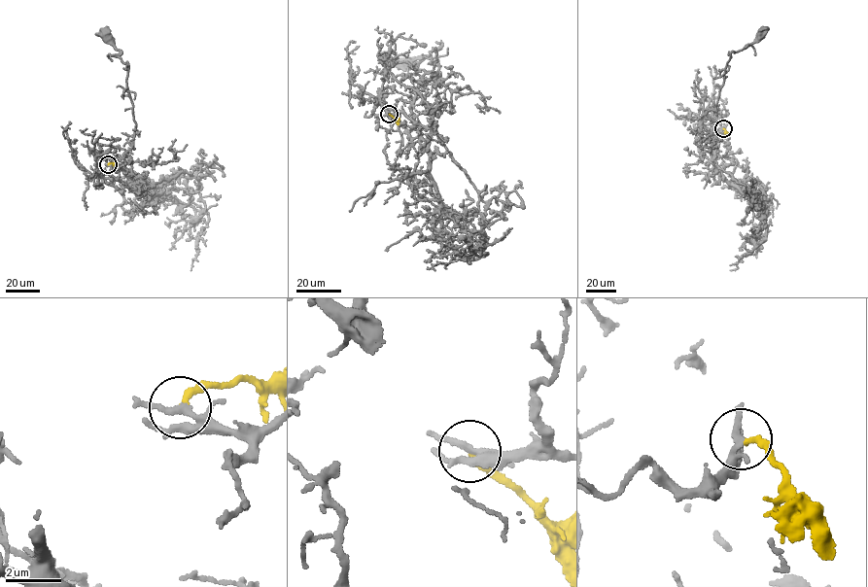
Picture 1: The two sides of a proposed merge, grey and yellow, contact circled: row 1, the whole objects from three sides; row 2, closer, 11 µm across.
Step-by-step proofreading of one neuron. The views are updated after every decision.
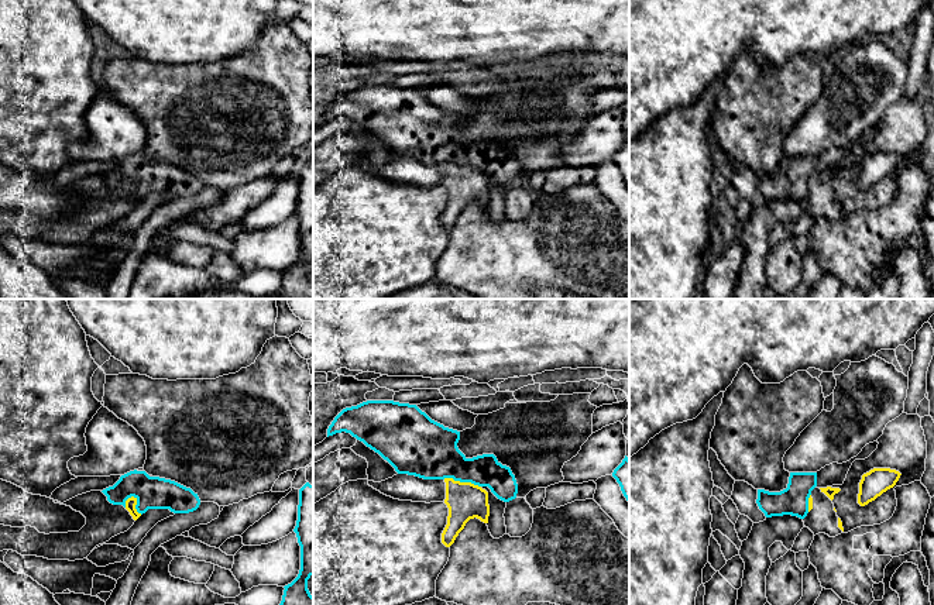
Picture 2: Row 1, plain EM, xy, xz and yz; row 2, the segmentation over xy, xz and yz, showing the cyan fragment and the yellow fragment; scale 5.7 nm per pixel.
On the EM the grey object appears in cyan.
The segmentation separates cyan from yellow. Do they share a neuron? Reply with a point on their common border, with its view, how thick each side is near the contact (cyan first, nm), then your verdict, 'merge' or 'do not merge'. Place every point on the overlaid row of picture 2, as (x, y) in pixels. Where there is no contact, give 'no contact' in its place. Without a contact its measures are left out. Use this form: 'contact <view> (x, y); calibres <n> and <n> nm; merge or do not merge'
contact xz (462, 481); calibres 320 and 220 nm; do not merge

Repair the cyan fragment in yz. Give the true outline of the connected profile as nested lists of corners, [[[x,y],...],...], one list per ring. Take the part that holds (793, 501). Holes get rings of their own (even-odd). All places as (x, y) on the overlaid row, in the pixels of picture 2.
[[[790,472],[786,489],[758,489],[756,503],[766,518],[792,515],[804,519],[808,513],[808,498],[815,487],[817,472]]]

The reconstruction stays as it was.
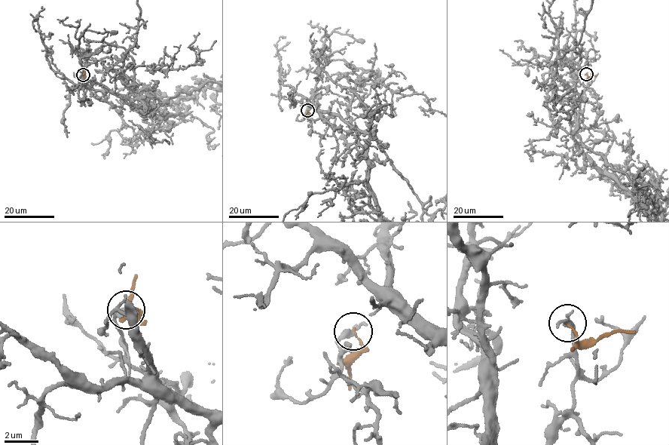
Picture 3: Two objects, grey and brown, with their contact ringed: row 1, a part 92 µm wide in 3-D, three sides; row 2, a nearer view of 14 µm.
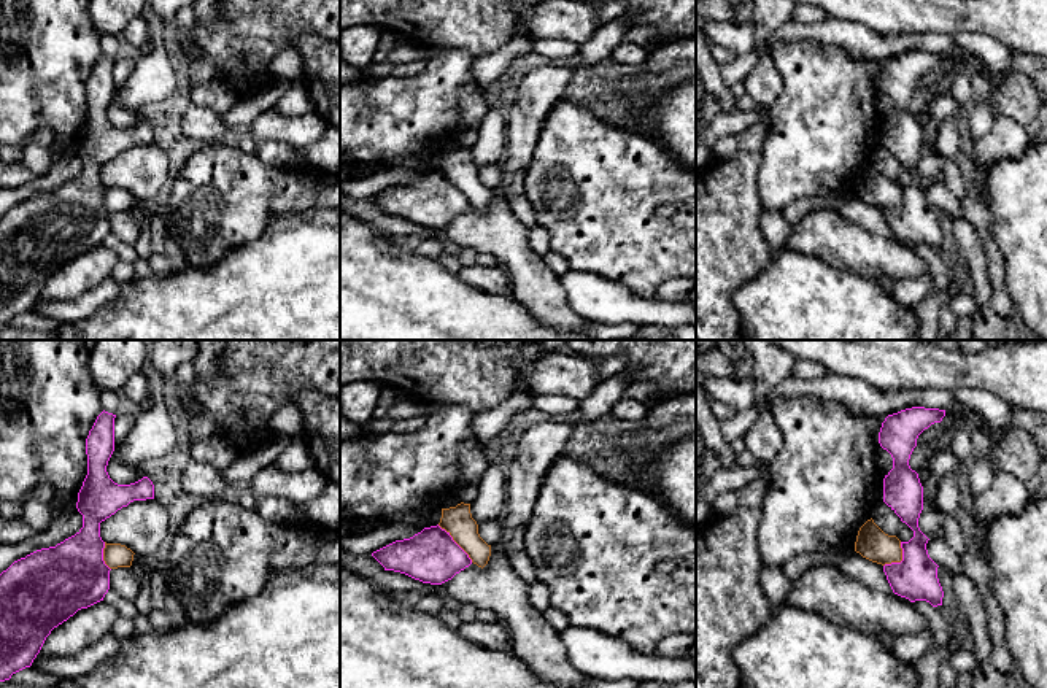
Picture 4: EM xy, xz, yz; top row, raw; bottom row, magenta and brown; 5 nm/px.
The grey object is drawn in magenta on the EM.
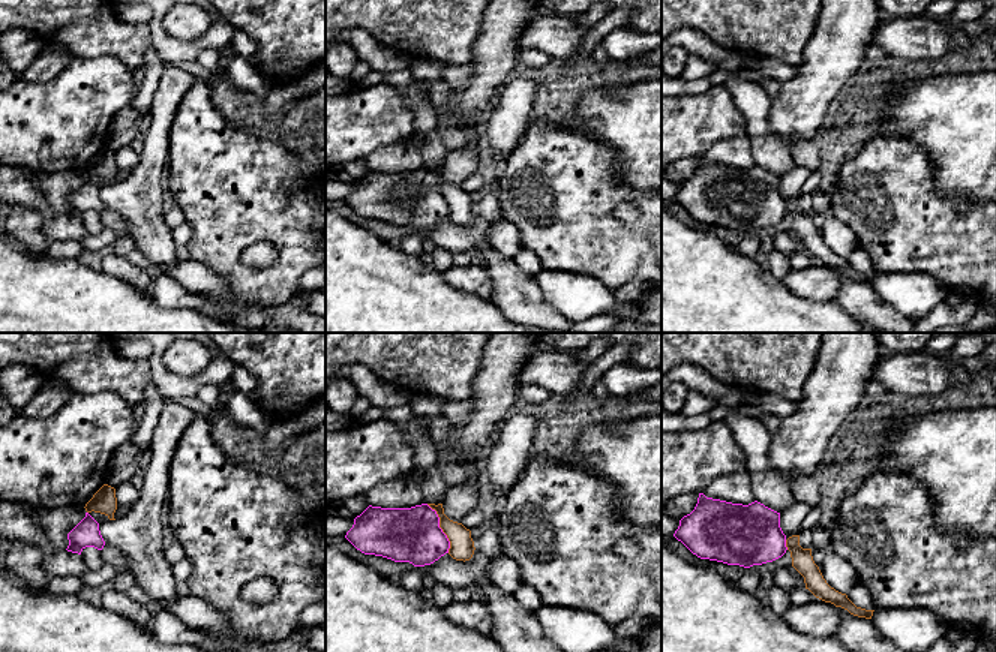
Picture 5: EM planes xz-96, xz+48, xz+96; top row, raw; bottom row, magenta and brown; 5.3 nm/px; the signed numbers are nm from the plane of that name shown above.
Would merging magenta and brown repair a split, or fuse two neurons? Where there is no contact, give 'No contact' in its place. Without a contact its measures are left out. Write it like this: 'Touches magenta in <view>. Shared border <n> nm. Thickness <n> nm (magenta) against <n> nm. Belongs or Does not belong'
Touches magenta in xz. Shared border 260 nm. Thickness 280 nm (magenta) against 150 nm. Does not belong

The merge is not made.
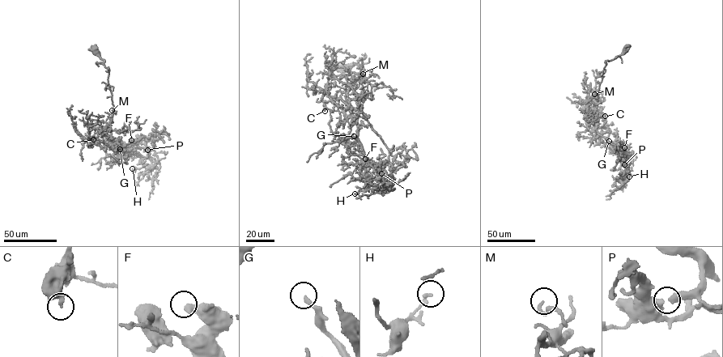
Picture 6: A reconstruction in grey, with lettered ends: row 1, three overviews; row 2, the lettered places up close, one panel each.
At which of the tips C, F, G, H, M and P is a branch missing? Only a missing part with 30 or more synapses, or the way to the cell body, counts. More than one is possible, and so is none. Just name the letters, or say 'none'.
G, P

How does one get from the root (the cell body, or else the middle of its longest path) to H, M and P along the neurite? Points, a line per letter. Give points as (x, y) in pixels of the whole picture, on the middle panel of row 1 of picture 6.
H: (344, 68), (366, 56), (364, 77), (355, 74), (346, 98), (359, 111), (361, 177), (382, 191), (355, 193)
M: (344, 68), (351, 67), (366, 55), (362, 64), (364, 77), (363, 74)
P: (344, 68), (366, 56), (364, 77), (355, 74), (346, 98), (352, 107), (362, 108), (388, 150), (381, 173)

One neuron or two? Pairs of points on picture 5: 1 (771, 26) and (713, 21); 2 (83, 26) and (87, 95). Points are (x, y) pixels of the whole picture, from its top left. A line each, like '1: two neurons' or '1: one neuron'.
1: one neuron
2: two neurons

